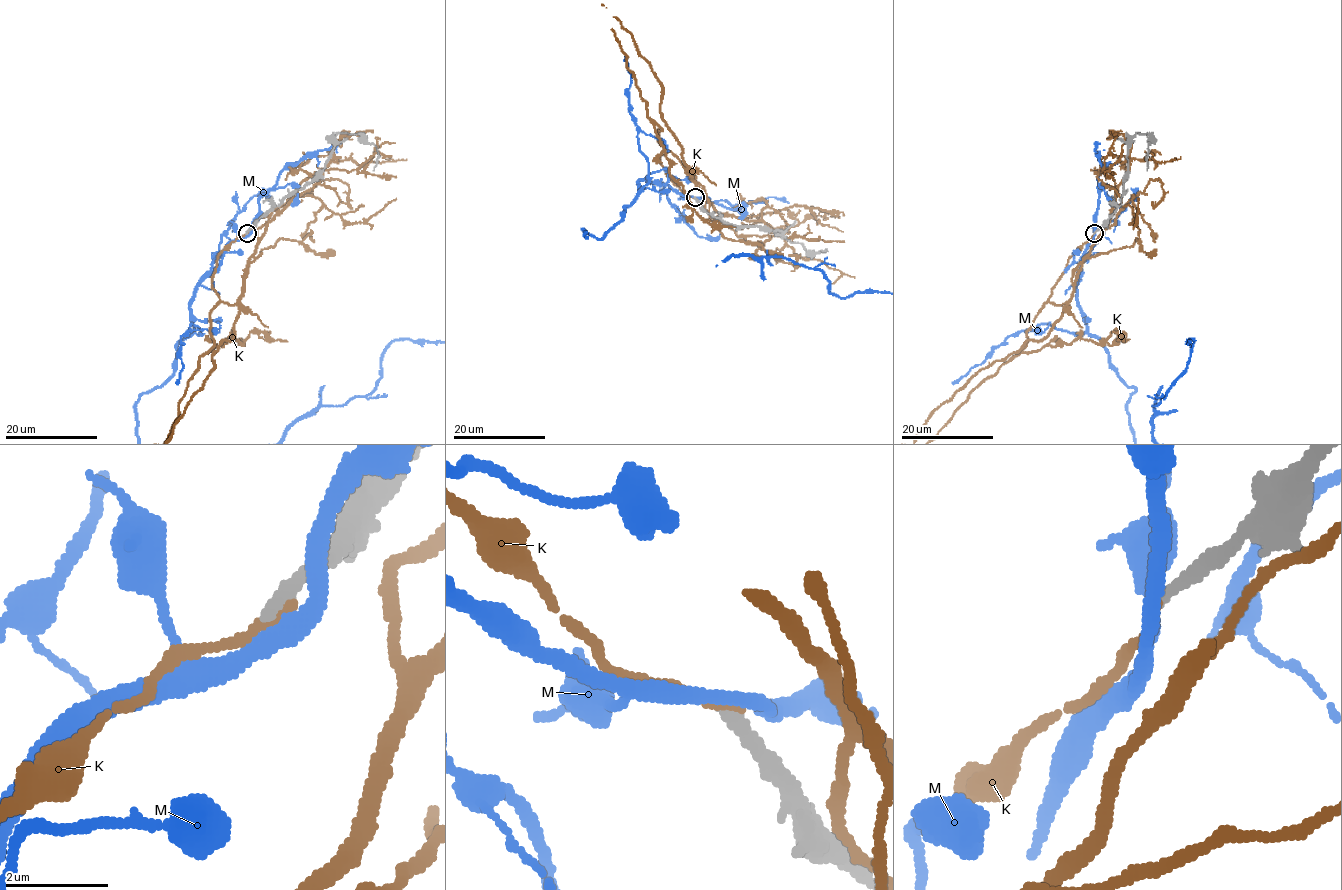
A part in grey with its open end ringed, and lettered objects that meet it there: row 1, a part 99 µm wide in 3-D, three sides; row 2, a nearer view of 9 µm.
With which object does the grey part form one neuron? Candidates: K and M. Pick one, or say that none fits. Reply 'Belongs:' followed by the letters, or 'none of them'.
Belongs: none of them

